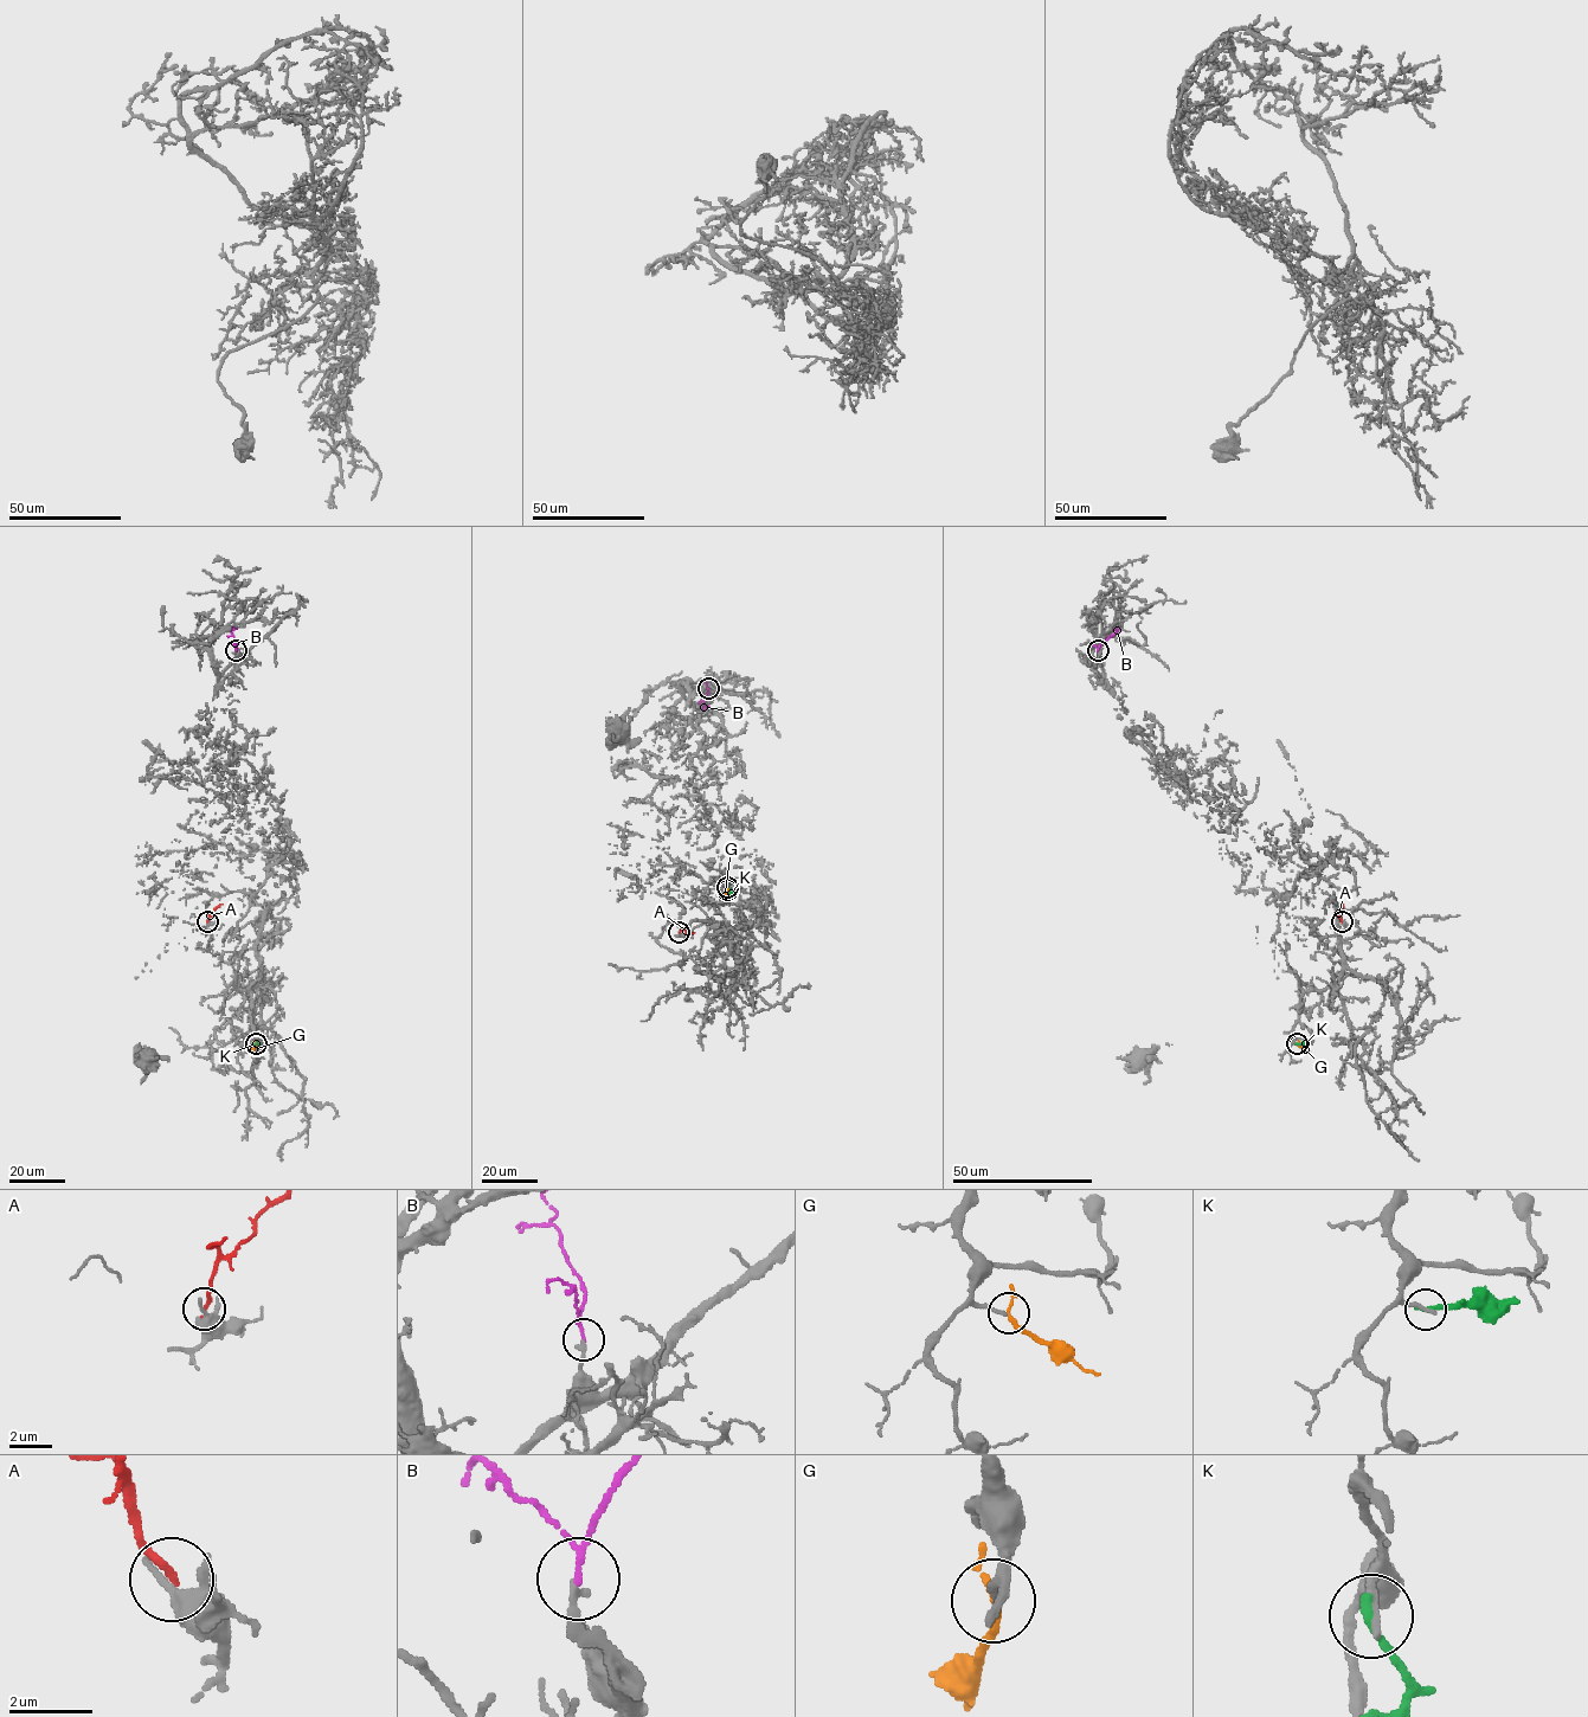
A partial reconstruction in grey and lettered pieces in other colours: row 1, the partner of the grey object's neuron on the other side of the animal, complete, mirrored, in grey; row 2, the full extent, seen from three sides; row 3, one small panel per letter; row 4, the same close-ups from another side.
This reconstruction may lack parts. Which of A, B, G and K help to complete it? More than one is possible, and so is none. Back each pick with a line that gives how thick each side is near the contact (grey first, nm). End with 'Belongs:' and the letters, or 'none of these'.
G: 170/160 nm
Belongs: G

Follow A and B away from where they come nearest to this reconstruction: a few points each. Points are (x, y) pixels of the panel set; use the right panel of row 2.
A: (1342, 921), (1338, 913), (1342, 905)
B: (1098, 650), (1101, 642), (1118, 630), (1113, 628)

